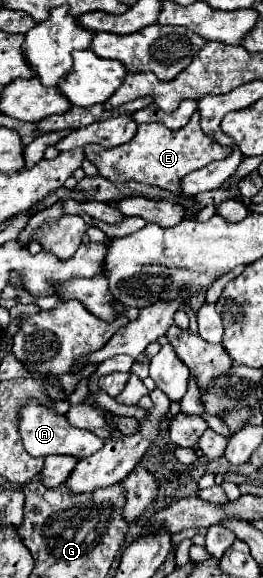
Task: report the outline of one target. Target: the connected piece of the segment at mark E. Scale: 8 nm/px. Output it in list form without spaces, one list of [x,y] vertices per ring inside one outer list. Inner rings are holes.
[[[193,113],[191,121],[183,129],[177,129],[177,131],[167,129],[163,123],[141,123],[137,129],[137,135],[129,143],[121,147],[103,149],[101,153],[99,153],[99,145],[87,145],[83,147],[85,157],[99,169],[103,177],[111,181],[135,179],[141,183],[157,185],[161,189],[179,193],[181,191],[179,183],[187,173],[231,155],[229,147],[219,145],[217,141],[213,141],[213,137],[203,133],[199,121],[201,121],[201,115]]]

